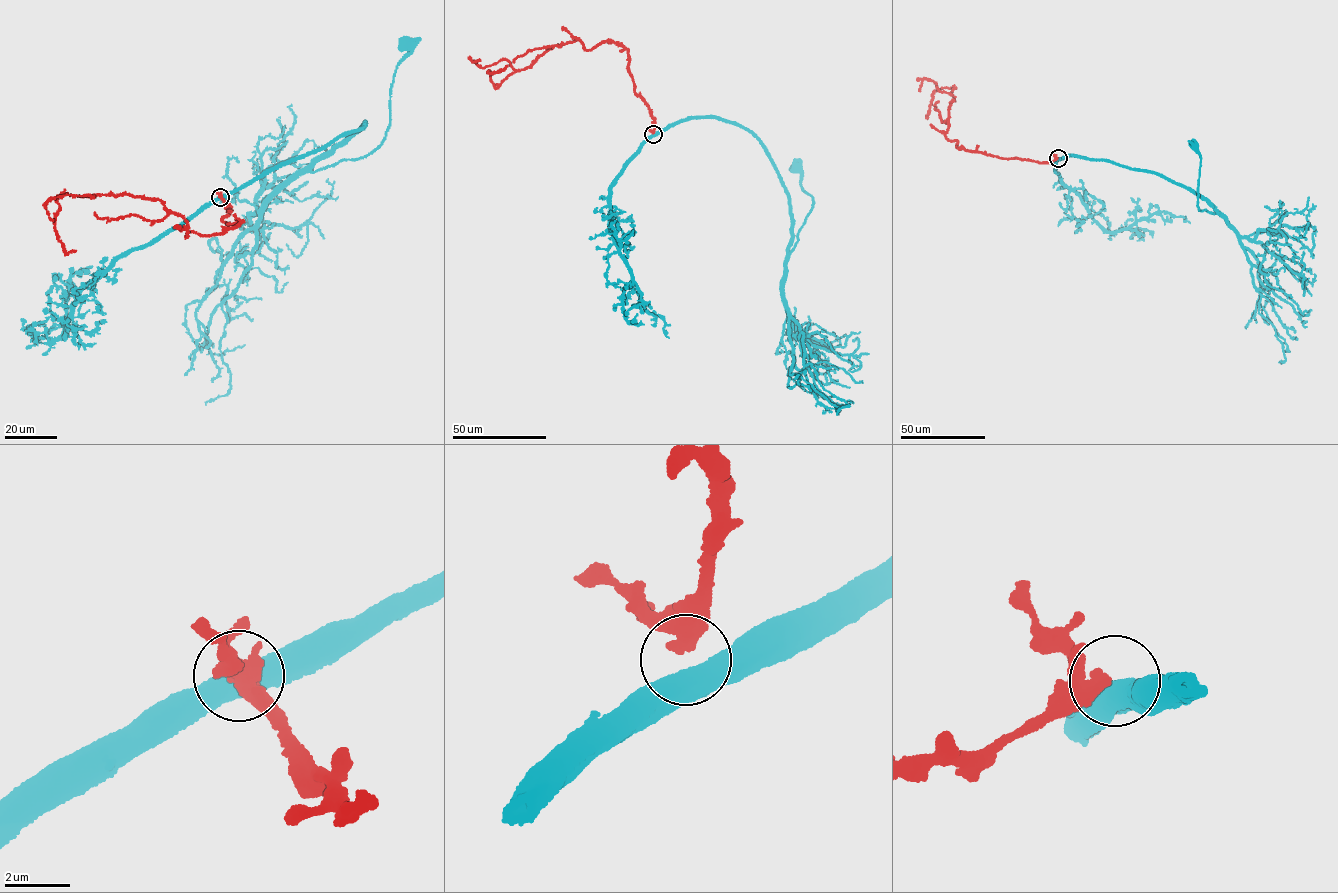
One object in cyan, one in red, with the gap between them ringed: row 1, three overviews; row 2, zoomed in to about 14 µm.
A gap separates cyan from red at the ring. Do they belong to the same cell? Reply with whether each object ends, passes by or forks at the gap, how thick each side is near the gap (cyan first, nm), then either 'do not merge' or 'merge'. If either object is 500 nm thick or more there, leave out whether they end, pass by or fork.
calibres 550 and 400 nm; do not merge

